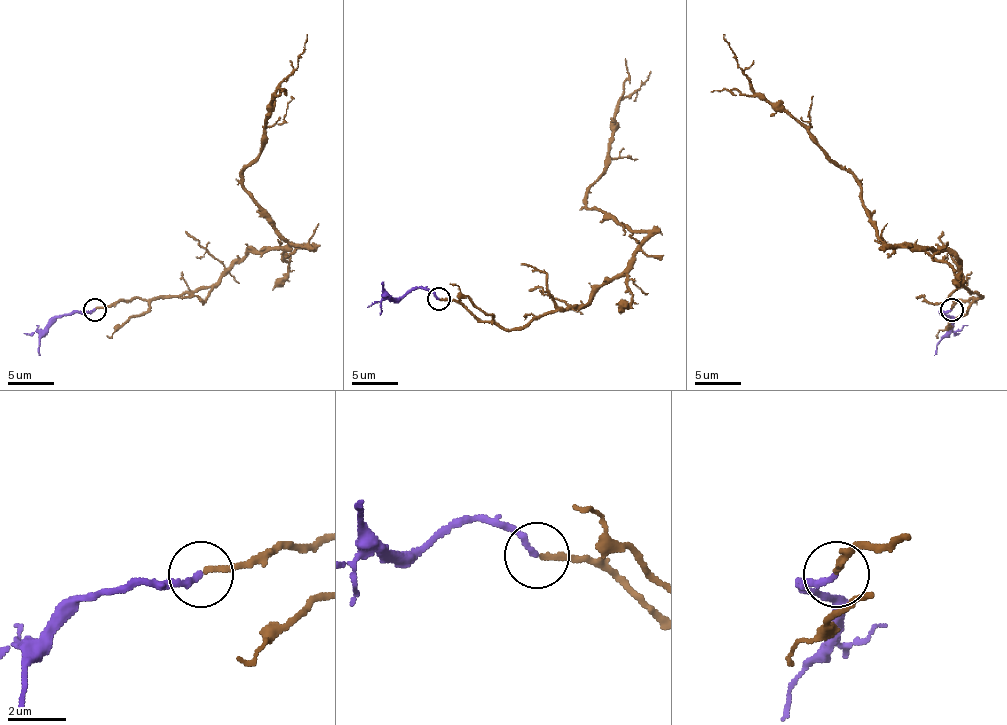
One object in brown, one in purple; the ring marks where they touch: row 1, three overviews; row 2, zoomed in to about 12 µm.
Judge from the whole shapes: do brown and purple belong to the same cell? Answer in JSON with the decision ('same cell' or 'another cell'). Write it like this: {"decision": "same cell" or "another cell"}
{"decision": "same cell"}

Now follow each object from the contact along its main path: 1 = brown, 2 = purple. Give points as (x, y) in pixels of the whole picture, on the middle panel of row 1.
1: (439, 298), (524, 328), (627, 266), (647, 234), (585, 190), (615, 106), (650, 71)
2: (439, 298), (425, 289), (414, 289), (395, 298), (382, 287), (384, 282)

